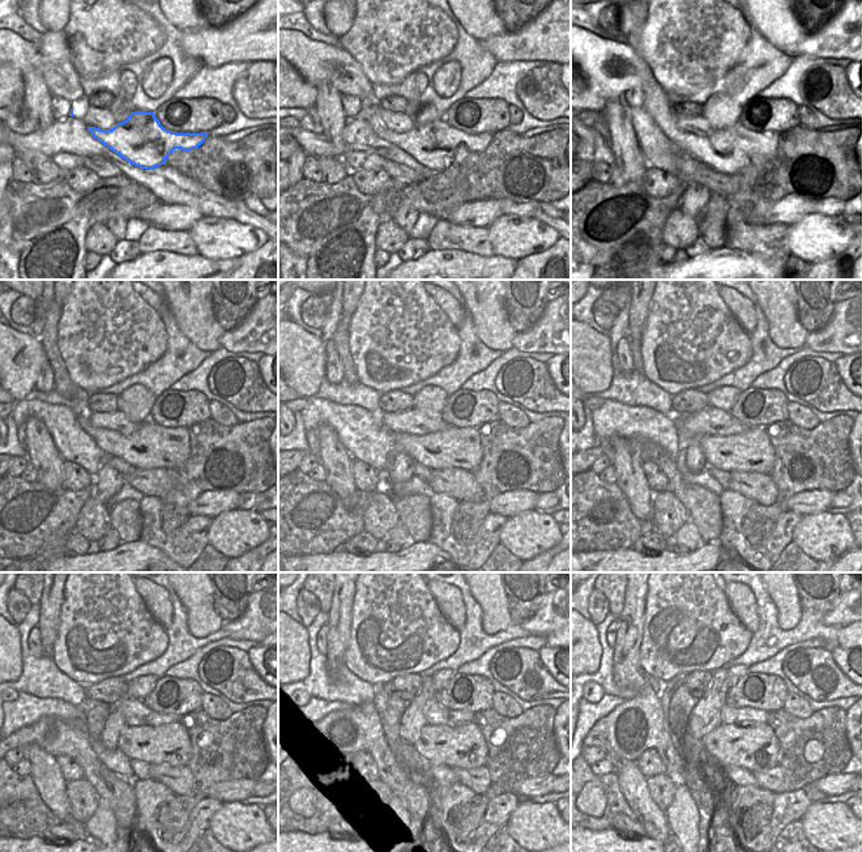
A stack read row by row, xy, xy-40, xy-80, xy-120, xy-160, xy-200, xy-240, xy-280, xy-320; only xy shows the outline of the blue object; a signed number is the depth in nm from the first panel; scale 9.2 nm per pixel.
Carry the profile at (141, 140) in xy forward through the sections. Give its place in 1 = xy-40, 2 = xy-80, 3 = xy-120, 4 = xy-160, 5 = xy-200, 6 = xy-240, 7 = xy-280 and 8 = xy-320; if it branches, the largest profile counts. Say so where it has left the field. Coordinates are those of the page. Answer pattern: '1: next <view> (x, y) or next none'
1: next xy-40 (435, 144)
2: next xy-80 (732, 150)
3: next xy-120 (152, 446)
4: next xy-160 (455, 447)
5: next xy-200 (750, 451)
6: next xy-240 (169, 744)
7: next xy-280 (464, 746)
8: next xy-320 (755, 748)

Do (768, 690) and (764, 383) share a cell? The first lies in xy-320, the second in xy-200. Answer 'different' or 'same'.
different

